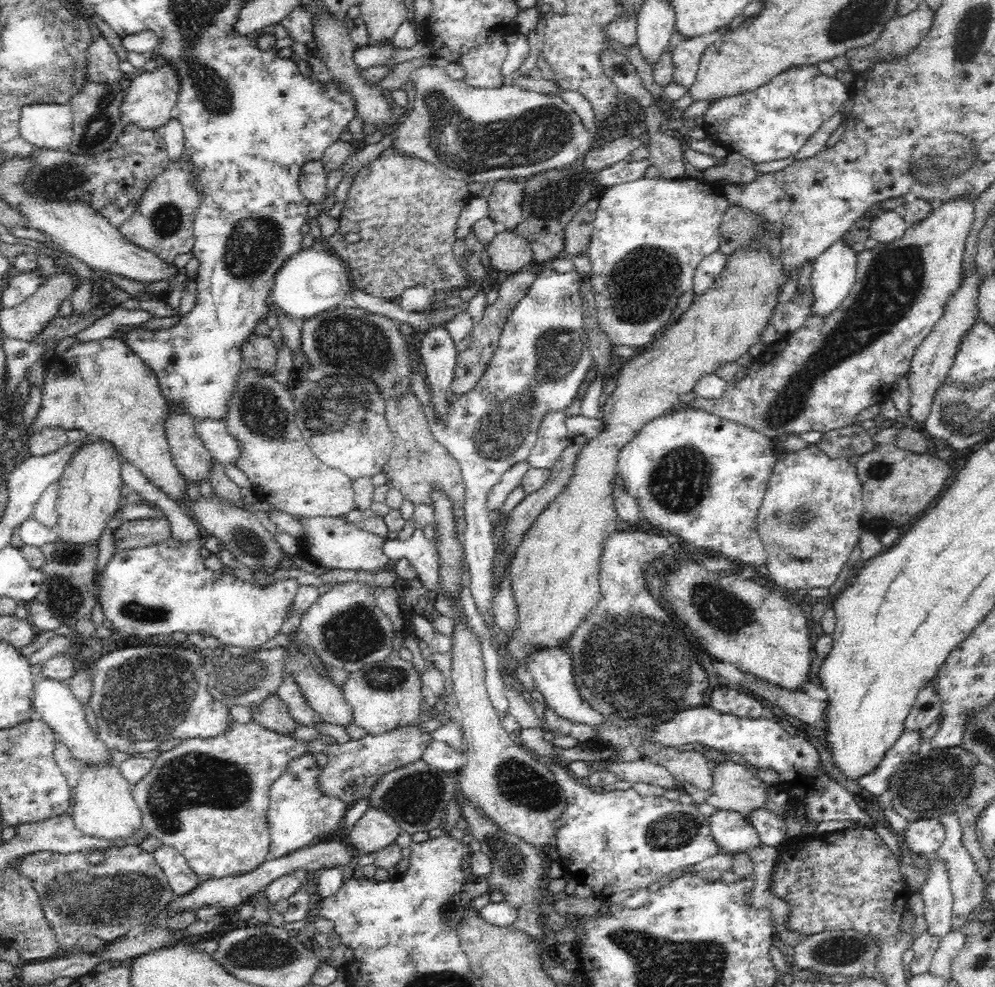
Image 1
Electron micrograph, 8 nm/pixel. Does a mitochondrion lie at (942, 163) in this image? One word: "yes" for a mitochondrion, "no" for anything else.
yes

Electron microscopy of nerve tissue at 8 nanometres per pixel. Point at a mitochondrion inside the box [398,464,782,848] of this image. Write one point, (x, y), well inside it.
(519, 782)

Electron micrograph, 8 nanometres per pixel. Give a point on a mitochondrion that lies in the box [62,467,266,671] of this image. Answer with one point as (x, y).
(135, 610)

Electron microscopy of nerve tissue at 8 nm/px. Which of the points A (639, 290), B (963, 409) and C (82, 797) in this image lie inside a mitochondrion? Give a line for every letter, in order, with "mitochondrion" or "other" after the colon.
A: mitochondrion
B: mitochondrion
C: other

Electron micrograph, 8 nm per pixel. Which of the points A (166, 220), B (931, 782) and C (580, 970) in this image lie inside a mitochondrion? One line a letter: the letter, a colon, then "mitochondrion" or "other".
A: mitochondrion
B: mitochondrion
C: other

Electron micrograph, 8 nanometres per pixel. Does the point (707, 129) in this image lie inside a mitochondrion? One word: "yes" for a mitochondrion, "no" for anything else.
no

